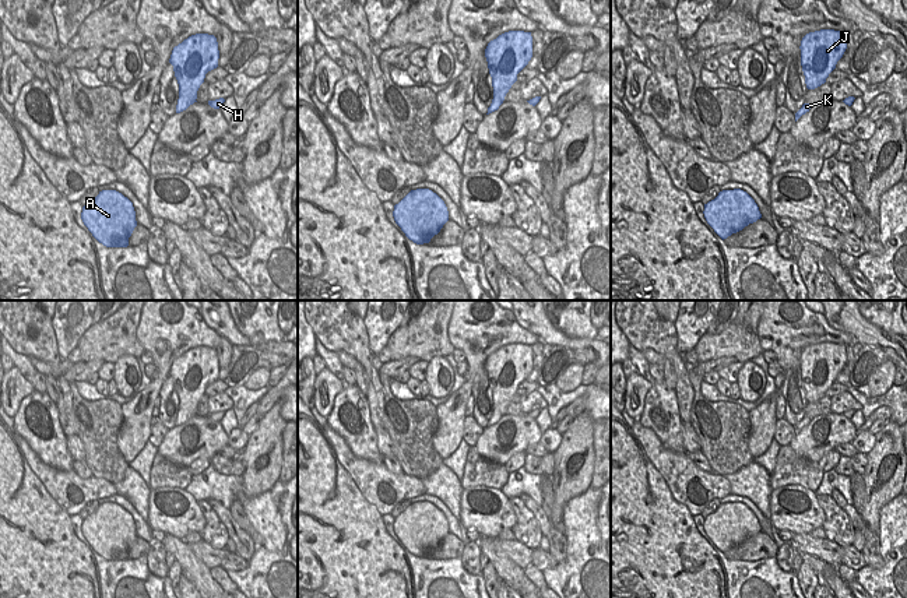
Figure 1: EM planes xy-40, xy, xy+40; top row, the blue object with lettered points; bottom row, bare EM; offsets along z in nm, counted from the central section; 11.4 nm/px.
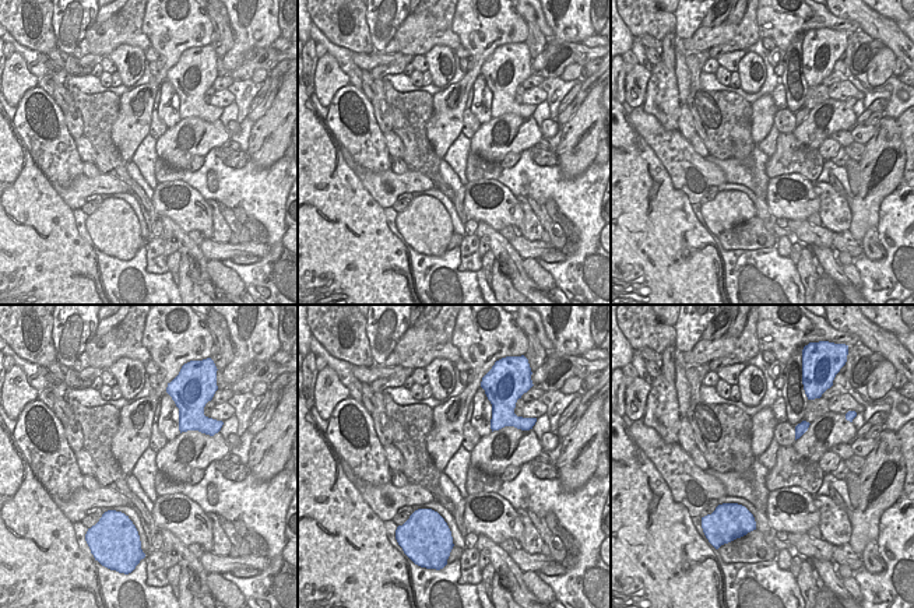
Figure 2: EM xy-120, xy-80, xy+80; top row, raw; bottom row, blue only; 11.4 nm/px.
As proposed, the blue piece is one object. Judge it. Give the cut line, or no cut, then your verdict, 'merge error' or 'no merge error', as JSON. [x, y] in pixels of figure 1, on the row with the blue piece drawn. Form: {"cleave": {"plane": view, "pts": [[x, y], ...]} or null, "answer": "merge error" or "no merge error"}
{"cleave": null, "answer": "no merge error"}

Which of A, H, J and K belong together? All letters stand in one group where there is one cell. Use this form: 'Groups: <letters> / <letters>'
Groups: A H J K

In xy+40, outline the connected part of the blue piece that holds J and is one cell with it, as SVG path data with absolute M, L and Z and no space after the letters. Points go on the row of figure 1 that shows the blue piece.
M820 29L806 34L801 41L801 66L808 89L826 82L829 74L847 49L847 32Z

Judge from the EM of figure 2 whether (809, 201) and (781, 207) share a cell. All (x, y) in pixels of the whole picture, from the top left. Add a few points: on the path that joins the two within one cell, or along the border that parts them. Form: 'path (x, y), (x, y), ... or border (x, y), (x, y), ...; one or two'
path (802, 201), (788, 203); one

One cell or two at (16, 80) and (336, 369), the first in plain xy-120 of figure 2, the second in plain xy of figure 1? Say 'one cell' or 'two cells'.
two cells

